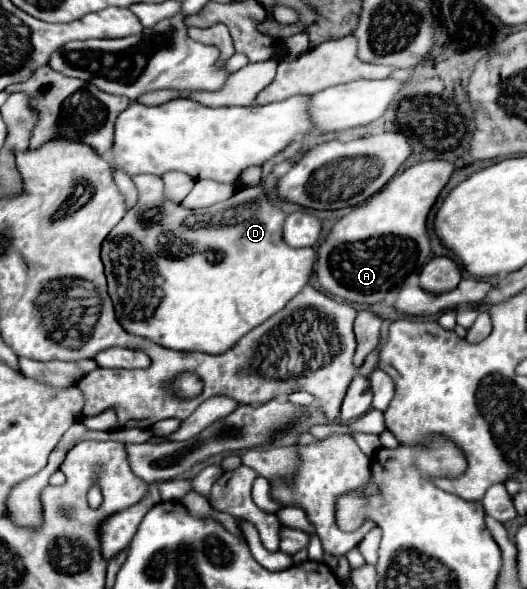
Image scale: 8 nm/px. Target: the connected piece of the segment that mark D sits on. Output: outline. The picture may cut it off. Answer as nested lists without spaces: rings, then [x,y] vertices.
[[[287,148],[283,154],[279,154],[271,162],[267,162],[263,166],[263,176],[261,176],[261,168],[247,168],[243,172],[239,184],[241,186],[251,186],[251,188],[239,190],[229,200],[213,204],[209,208],[201,208],[201,210],[187,210],[181,204],[167,200],[163,180],[159,176],[133,176],[133,182],[139,190],[139,202],[135,204],[135,210],[139,212],[139,230],[111,230],[109,236],[105,238],[103,250],[101,250],[101,258],[103,258],[103,264],[105,264],[105,276],[107,276],[107,282],[109,282],[109,296],[115,304],[115,314],[117,314],[119,322],[123,322],[123,328],[129,334],[139,334],[143,338],[151,338],[153,342],[159,342],[161,346],[167,346],[167,348],[173,348],[173,350],[199,350],[199,352],[207,352],[207,354],[221,354],[225,350],[229,350],[231,346],[235,346],[235,342],[239,338],[243,338],[249,330],[253,330],[255,326],[263,324],[263,320],[277,314],[293,296],[297,296],[301,292],[301,288],[311,278],[311,272],[313,272],[313,266],[315,266],[315,260],[317,260],[317,252],[315,252],[315,248],[291,248],[283,242],[281,230],[283,230],[283,222],[285,222],[287,214],[271,204],[271,200],[267,198],[265,188],[263,188],[265,178],[273,170],[273,166],[277,162],[281,162],[283,158],[289,158],[293,154],[297,154],[297,148]]]

